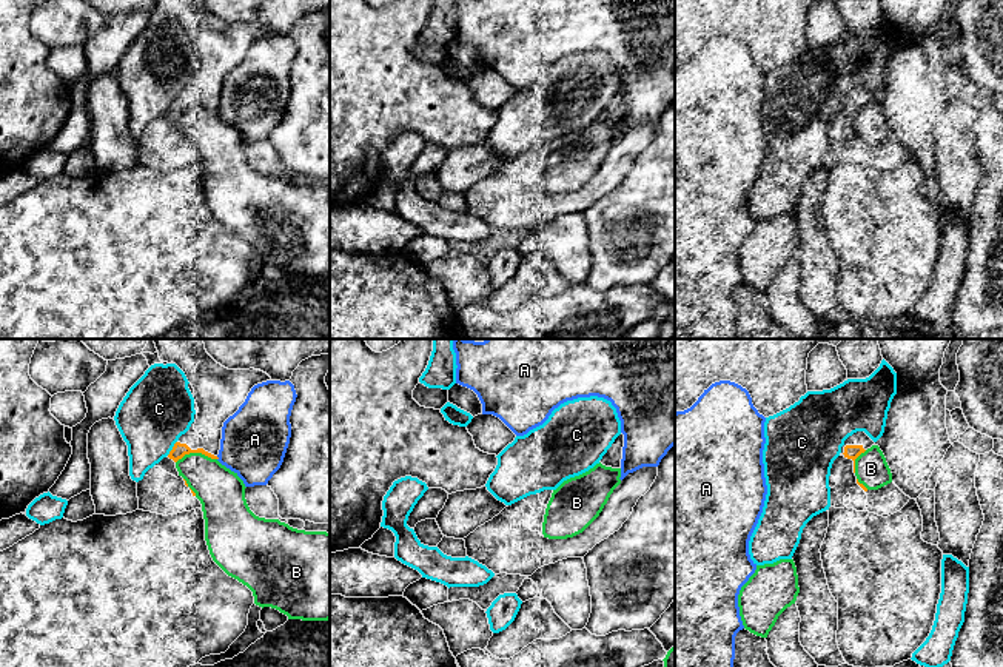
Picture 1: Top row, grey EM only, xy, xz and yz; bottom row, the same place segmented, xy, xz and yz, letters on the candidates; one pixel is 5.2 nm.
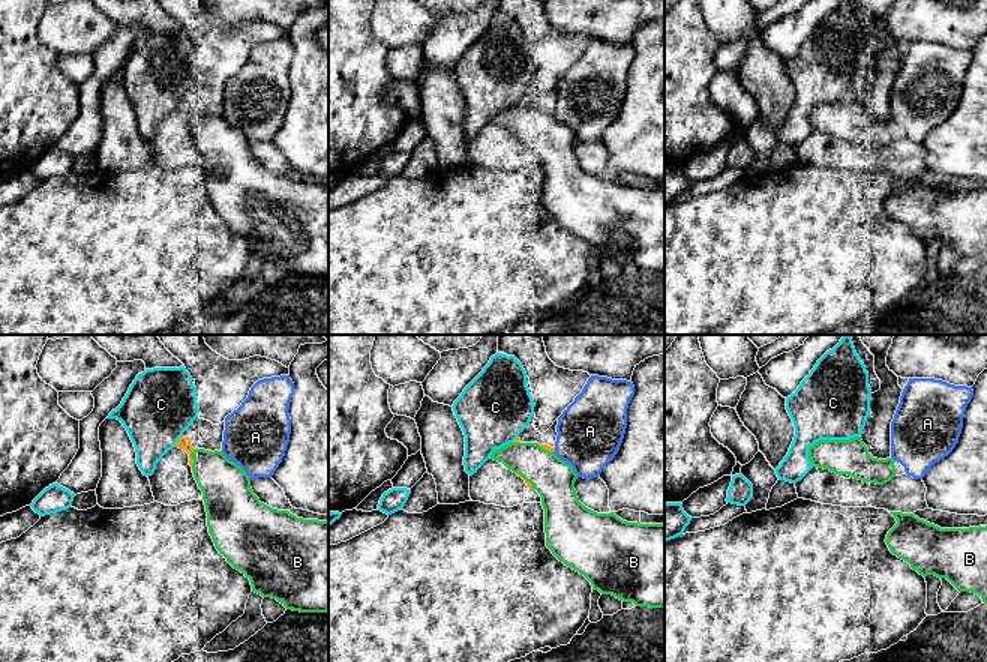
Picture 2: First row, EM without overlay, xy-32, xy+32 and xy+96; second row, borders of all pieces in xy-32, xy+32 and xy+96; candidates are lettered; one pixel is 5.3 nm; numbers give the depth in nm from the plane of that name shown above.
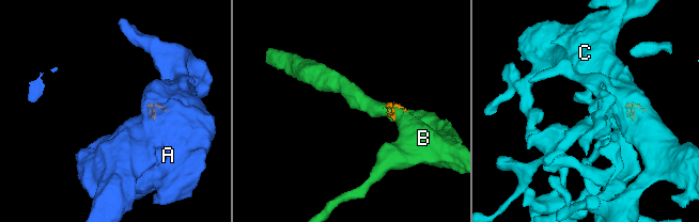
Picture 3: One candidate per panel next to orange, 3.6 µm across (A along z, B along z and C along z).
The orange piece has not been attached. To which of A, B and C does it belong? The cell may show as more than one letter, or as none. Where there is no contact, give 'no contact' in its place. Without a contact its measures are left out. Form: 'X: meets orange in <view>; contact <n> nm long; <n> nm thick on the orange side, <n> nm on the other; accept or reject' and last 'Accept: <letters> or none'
A: no contact; reject
B: meets orange in xy; contact 220 nm long; 80 nm thick on the orange side, 240 nm on the other; reject
C: meets orange in xy; contact 90 nm long; 80 nm thick on the orange side, 360 nm on the other; reject
Accept: none

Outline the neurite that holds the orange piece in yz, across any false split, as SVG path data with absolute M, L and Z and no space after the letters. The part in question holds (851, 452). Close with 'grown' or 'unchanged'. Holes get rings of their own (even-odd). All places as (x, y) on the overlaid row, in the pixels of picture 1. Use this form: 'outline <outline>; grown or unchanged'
outline M857 431L844 441L841 453L830 468L830 507L847 507L887 518L909 502L911 498L894 482L878 490L867 490L858 482L855 476L855 459L872 445L875 442L864 431Z; grown

